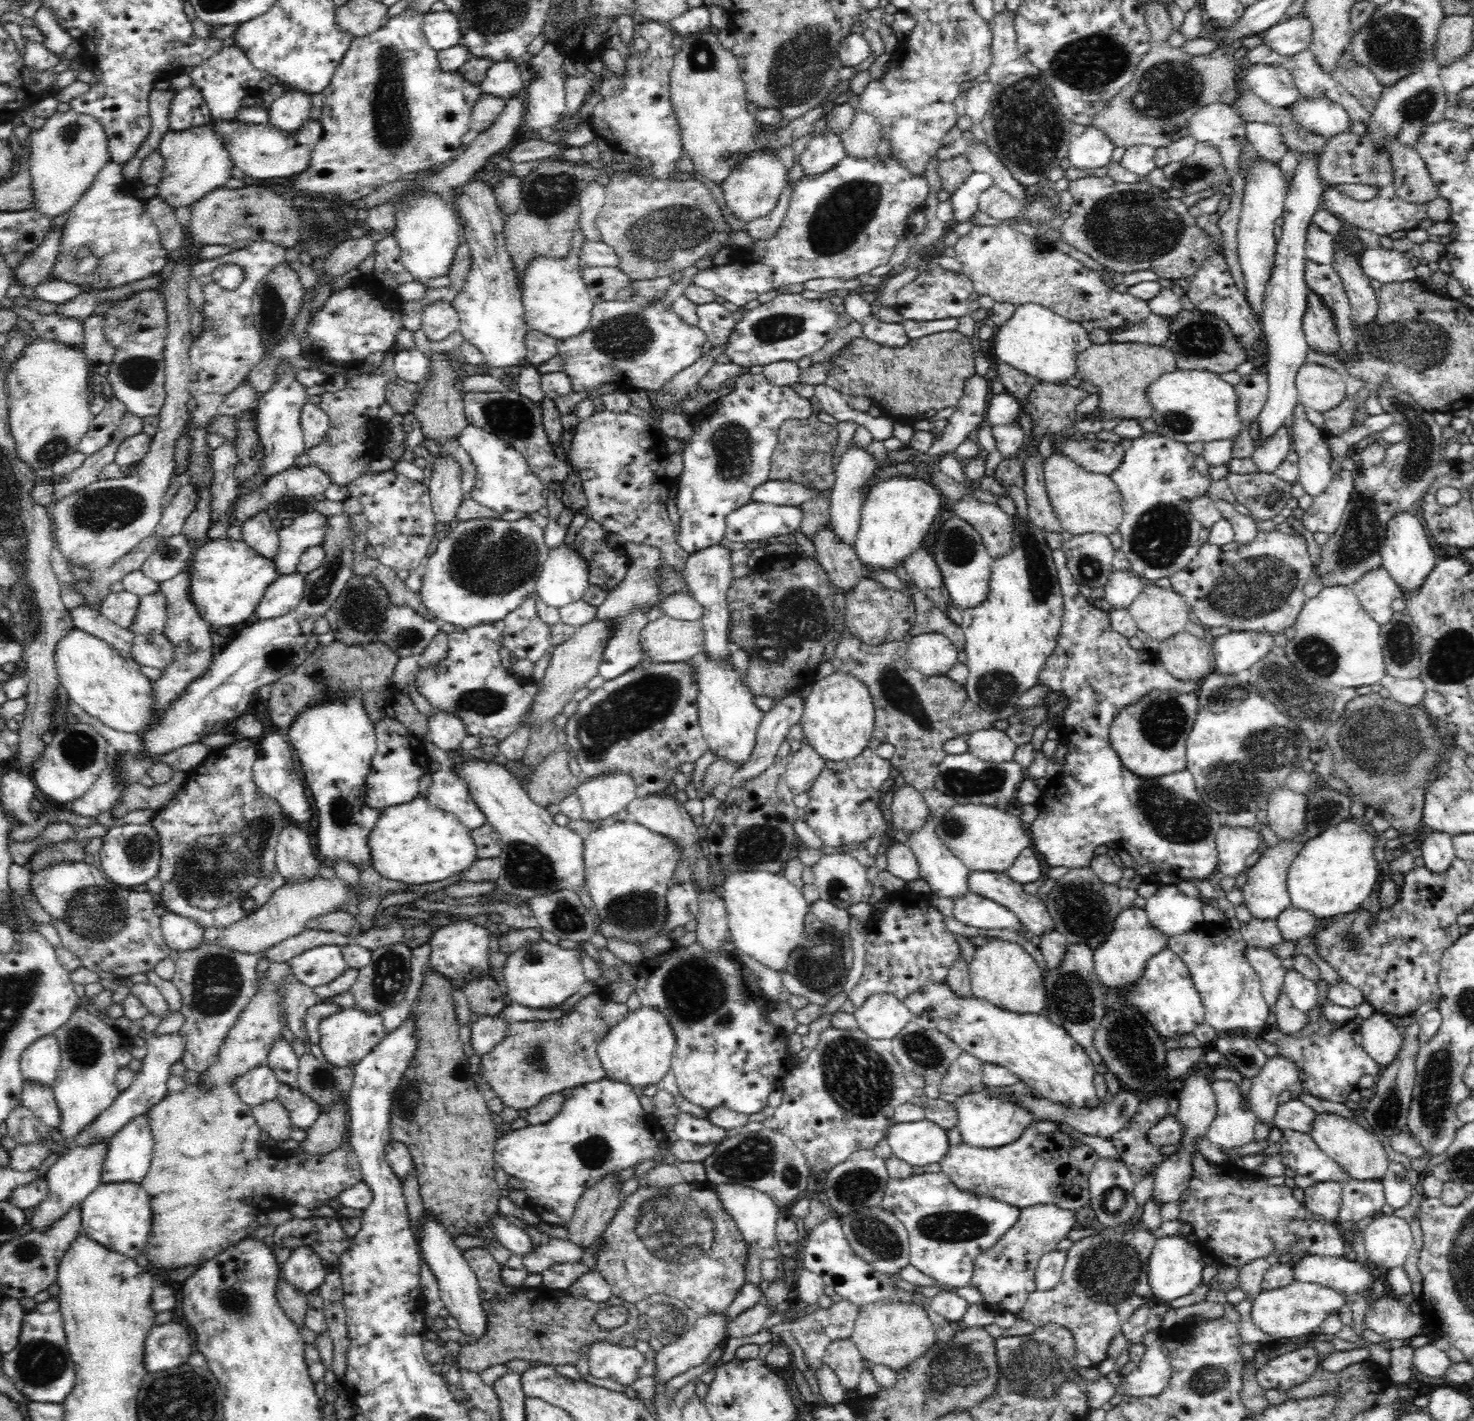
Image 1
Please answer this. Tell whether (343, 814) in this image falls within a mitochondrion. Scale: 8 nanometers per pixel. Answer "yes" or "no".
yes

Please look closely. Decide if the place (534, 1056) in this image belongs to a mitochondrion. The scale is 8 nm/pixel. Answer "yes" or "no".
yes

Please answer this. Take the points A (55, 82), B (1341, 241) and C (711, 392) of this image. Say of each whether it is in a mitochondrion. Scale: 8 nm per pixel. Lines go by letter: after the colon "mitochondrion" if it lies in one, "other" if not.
A: other
B: other
C: other

